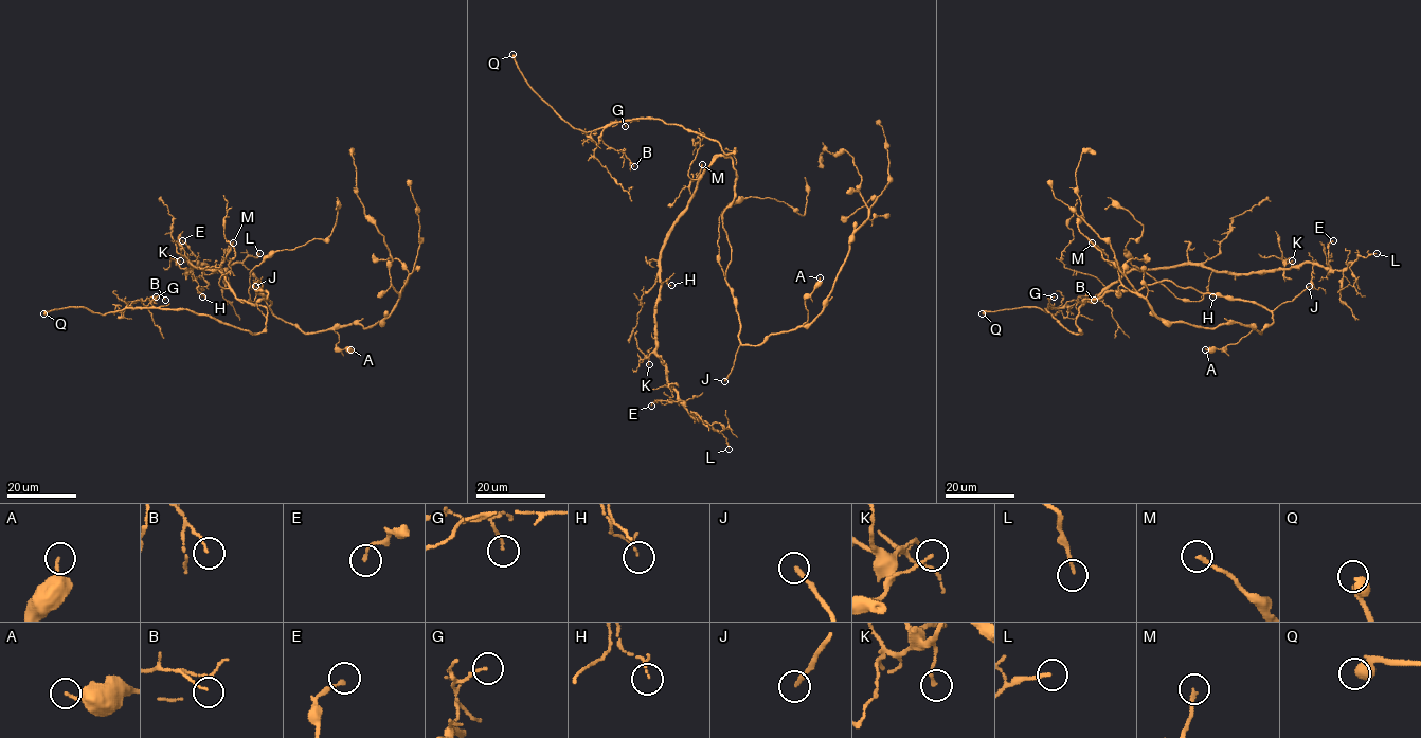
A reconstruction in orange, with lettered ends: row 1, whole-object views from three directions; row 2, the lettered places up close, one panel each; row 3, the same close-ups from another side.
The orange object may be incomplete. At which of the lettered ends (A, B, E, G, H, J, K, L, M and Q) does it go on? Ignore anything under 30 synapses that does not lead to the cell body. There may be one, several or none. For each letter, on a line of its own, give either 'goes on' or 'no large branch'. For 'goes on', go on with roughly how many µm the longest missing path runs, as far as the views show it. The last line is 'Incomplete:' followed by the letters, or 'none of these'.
A: no large branch
B: no large branch
E: no large branch
G: no large branch
H: no large branch
J: goes on; about 50 µm are missing
K: no large branch
L: no large branch
M: no large branch
Q: goes on; about 50 µm are missing
Incomplete: J, Q

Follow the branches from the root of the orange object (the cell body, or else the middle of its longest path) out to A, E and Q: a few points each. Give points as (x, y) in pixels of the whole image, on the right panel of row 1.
A: (1193, 288), (1256, 302), (1272, 313), (1273, 322), (1261, 332), (1253, 329), (1235, 344), (1222, 349), (1205, 349)
E: (1193, 288), (1159, 281), (1083, 304), (1132, 270), (1202, 264), (1252, 273), (1318, 263), (1329, 274), (1333, 240)
Q: (1193, 288), (1159, 281), (1086, 299), (1081, 334), (1046, 310), (1057, 308), (982, 313)

